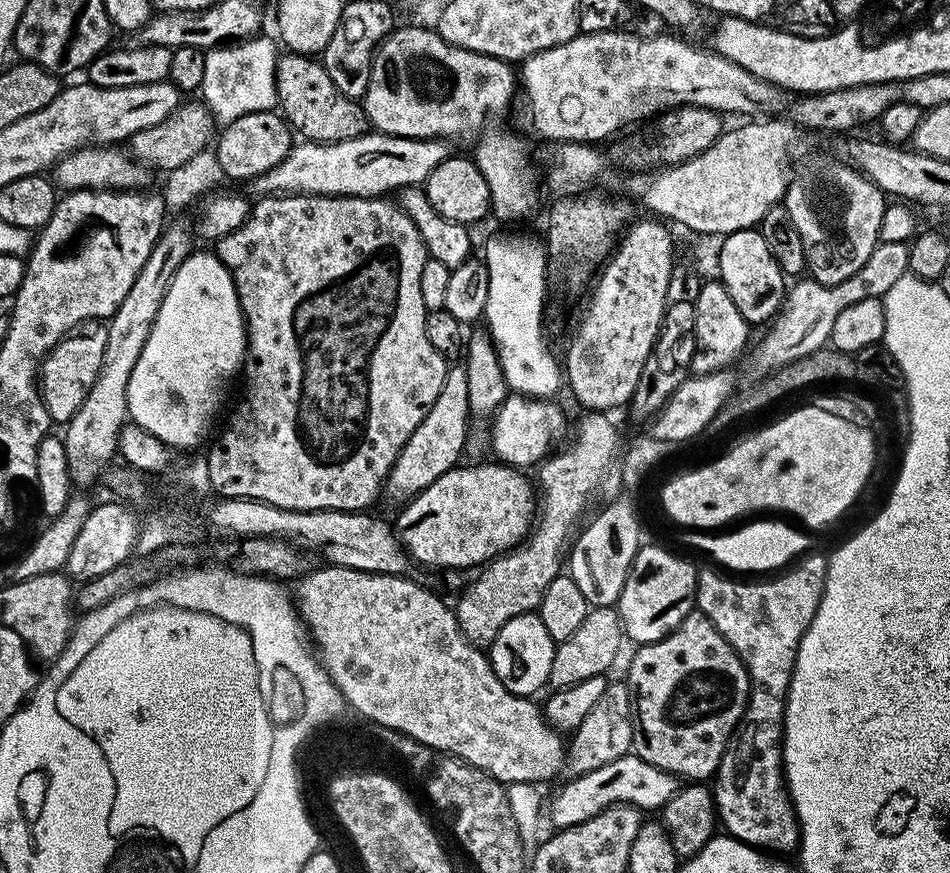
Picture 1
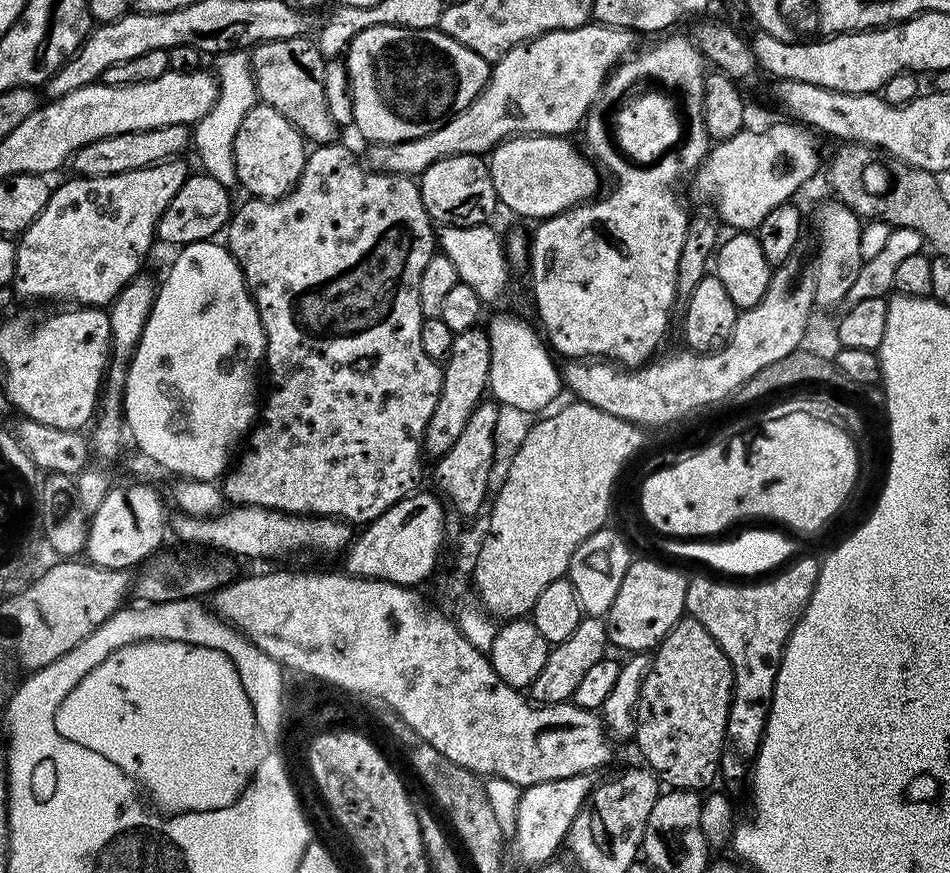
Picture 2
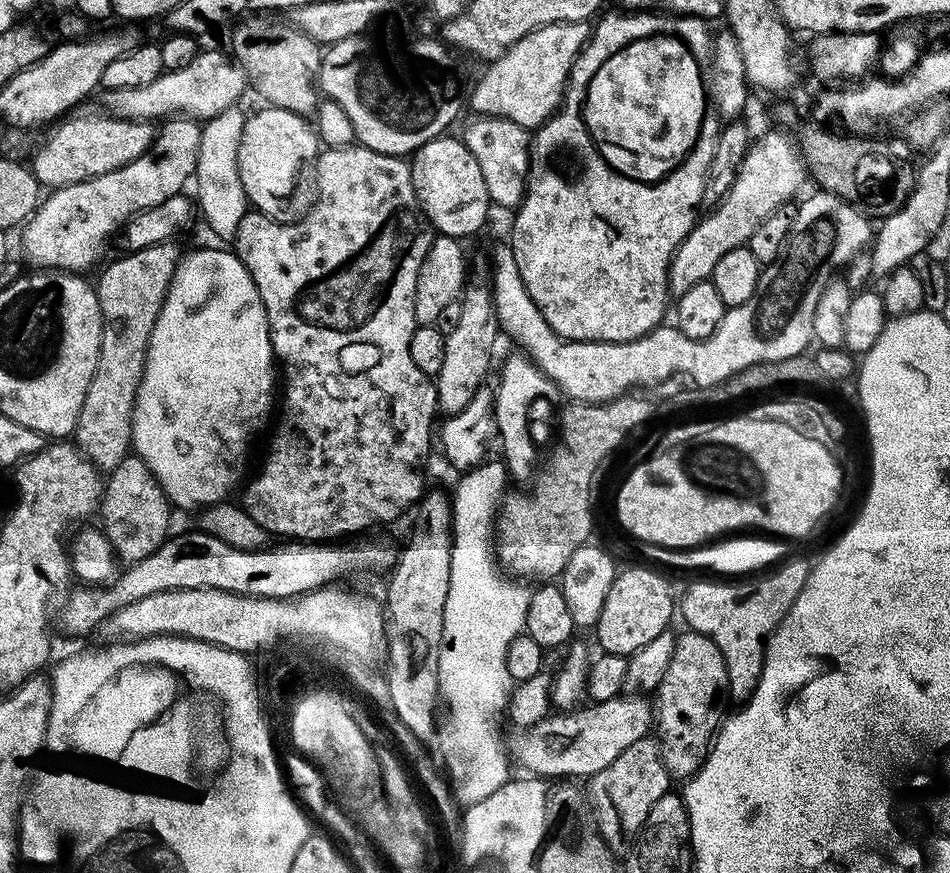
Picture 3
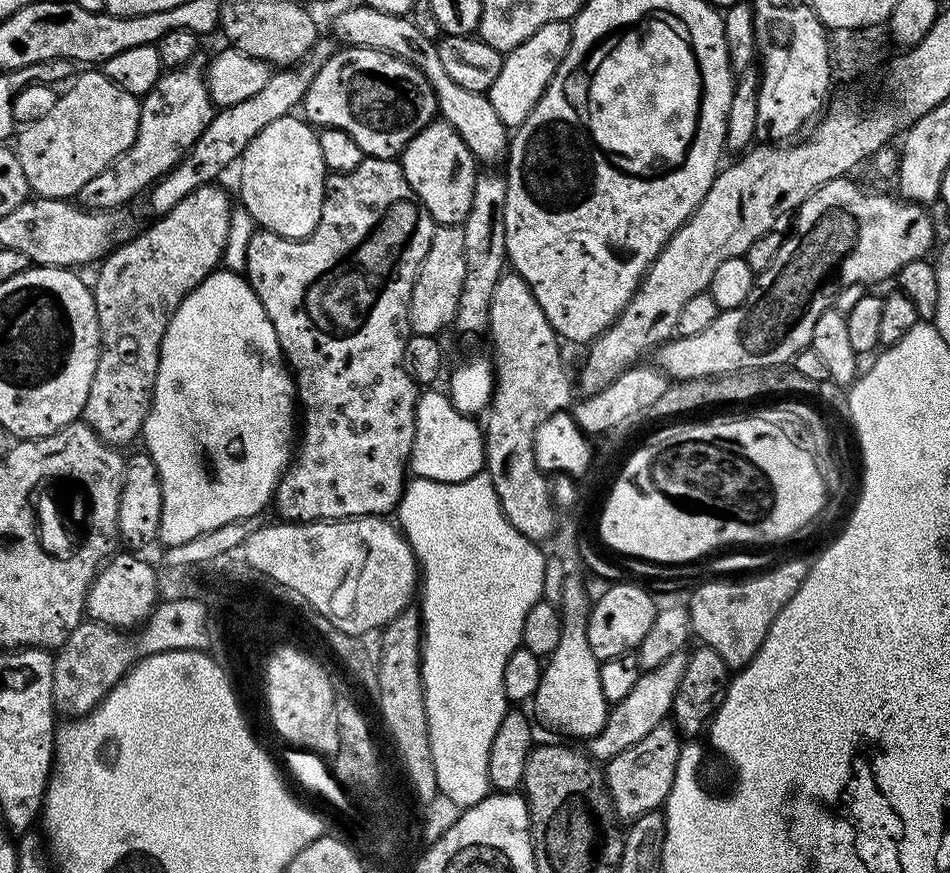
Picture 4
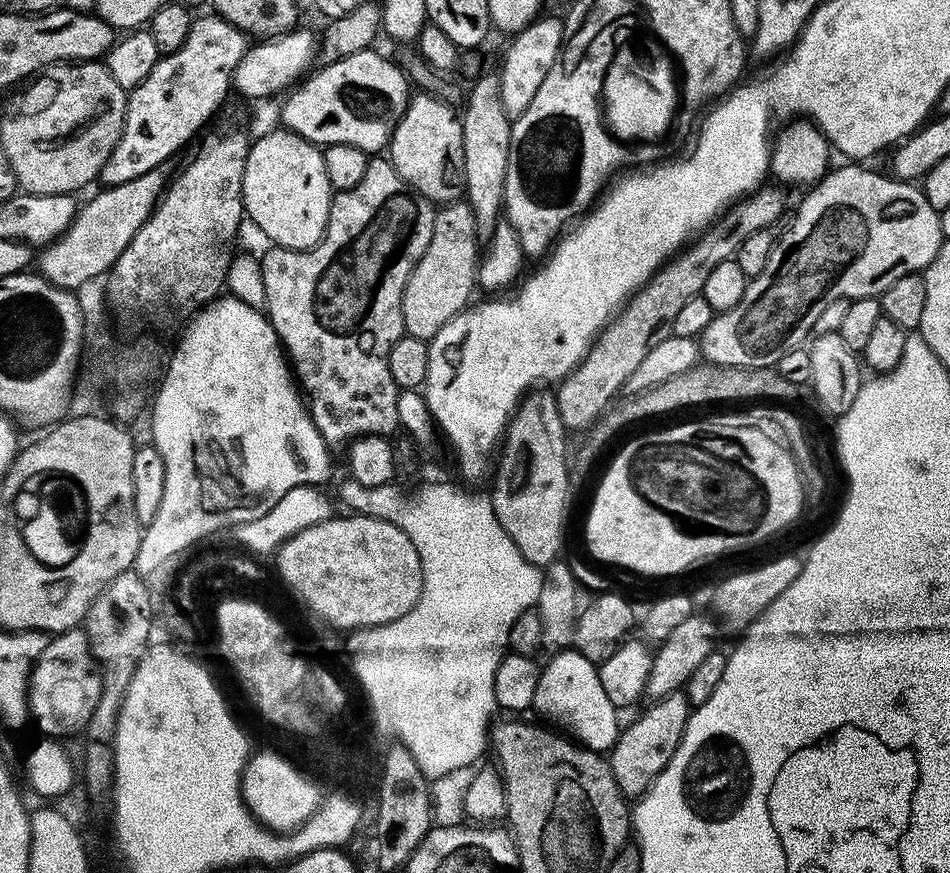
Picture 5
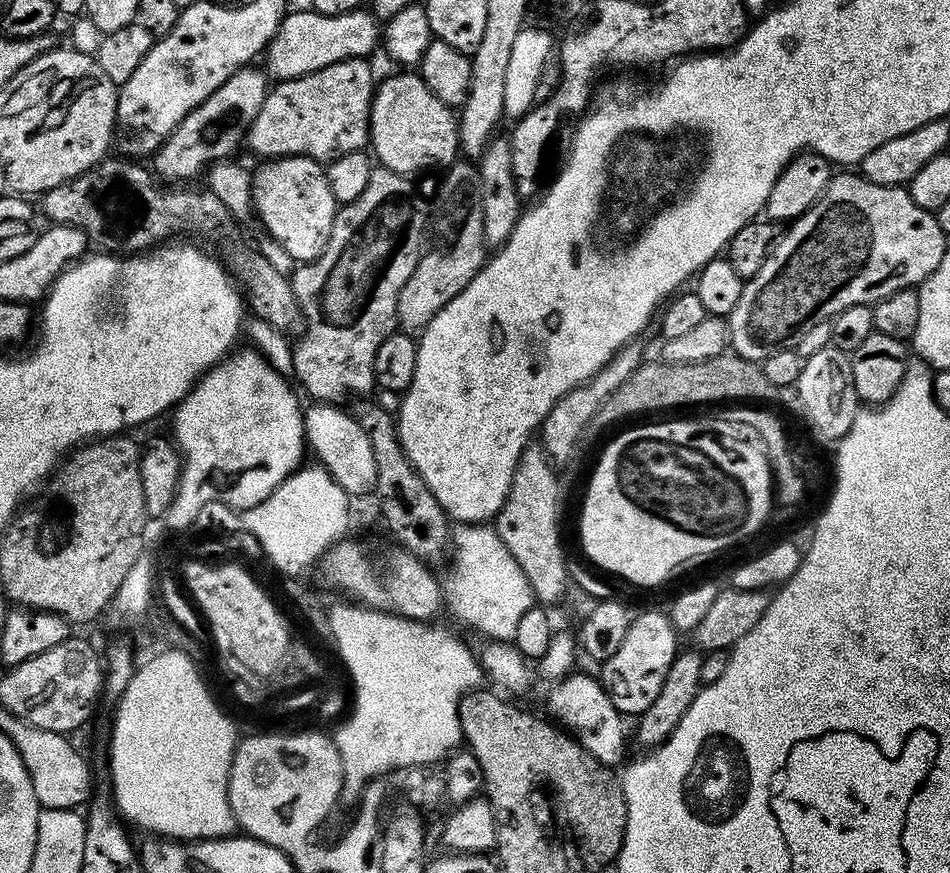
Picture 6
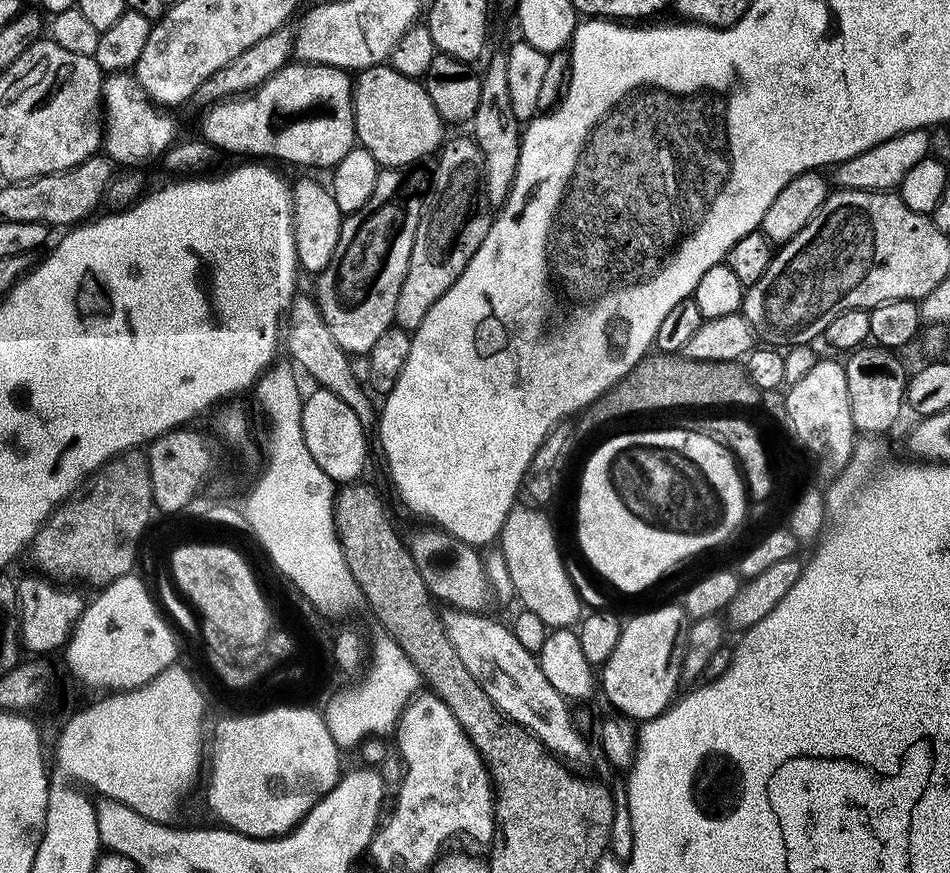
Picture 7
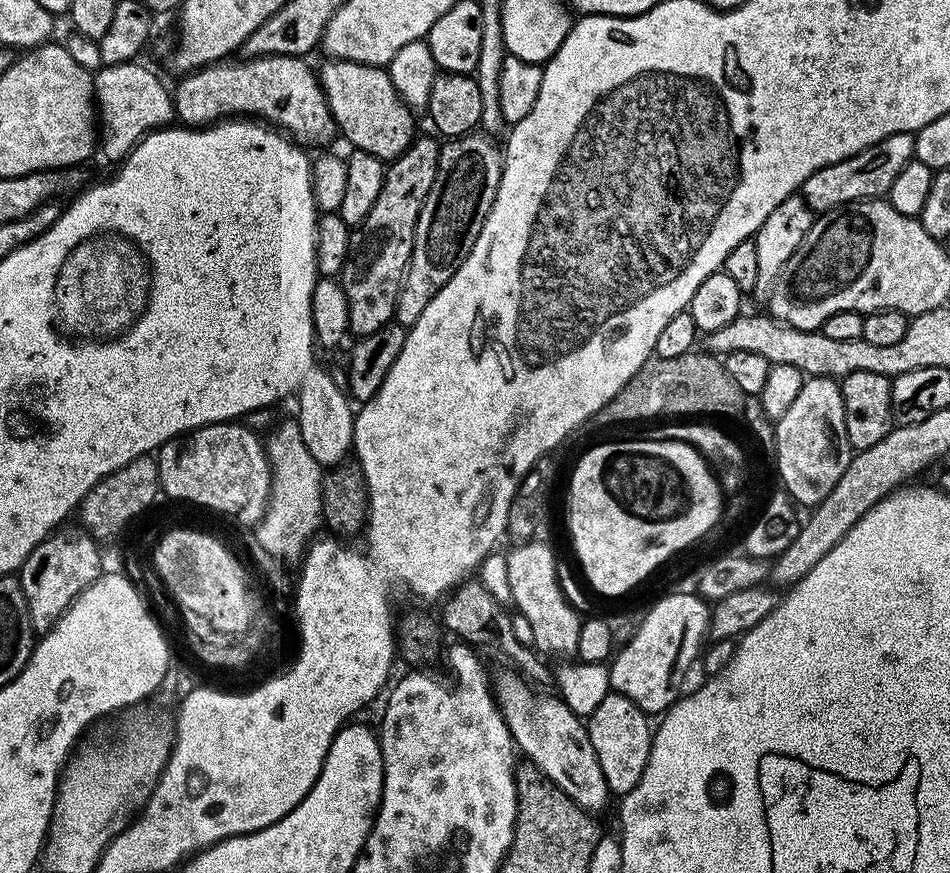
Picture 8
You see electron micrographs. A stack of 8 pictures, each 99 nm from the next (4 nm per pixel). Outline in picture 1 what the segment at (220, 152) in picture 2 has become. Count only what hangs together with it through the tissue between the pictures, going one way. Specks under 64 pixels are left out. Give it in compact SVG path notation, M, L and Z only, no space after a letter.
M264 35L211 48L205 53L205 77L200 88L200 96L217 123L229 124L246 114L269 112L277 107L277 43L273 37L270 39Z

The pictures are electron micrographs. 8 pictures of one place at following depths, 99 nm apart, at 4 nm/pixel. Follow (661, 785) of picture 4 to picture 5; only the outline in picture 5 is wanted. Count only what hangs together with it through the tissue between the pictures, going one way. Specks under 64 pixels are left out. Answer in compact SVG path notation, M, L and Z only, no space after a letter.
M687 691L671 692L647 706L649 708L628 729L625 727L619 733L616 744L610 749L610 755L607 757L618 786L628 798L643 796L652 781L658 778L658 774L662 774L674 750L680 745L680 739L688 725L690 705Z

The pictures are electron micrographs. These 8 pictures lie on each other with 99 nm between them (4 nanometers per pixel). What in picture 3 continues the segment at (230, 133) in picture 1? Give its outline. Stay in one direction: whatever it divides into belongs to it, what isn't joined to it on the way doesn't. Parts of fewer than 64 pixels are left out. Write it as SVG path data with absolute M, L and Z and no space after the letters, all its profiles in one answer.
M260 106L244 121L238 142L238 174L249 205L283 224L300 220L312 208L316 194L316 158L322 148L316 129L290 110Z

